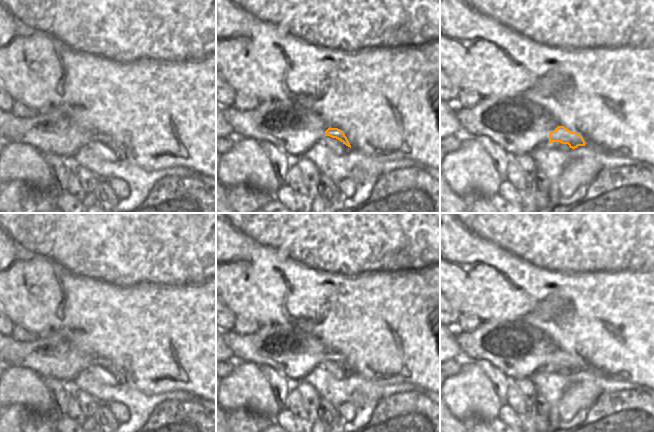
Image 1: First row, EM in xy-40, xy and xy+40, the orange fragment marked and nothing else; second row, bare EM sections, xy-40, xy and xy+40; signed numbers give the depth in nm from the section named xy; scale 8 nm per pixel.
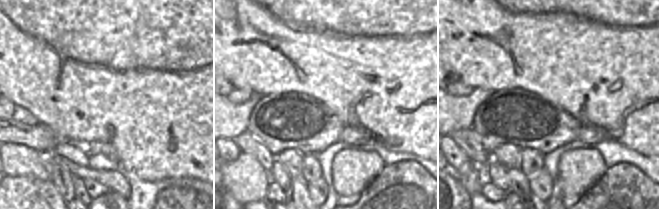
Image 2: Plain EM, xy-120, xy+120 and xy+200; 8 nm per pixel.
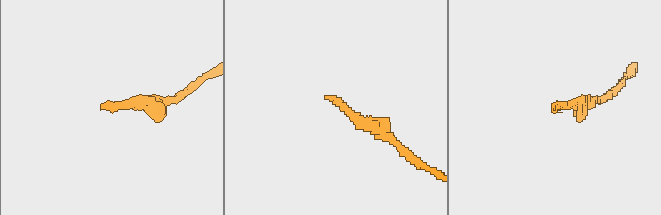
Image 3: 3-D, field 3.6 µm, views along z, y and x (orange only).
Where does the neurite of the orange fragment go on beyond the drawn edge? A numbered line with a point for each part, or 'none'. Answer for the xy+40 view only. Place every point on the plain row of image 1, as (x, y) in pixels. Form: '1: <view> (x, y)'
1: xy+40 (562, 371)

